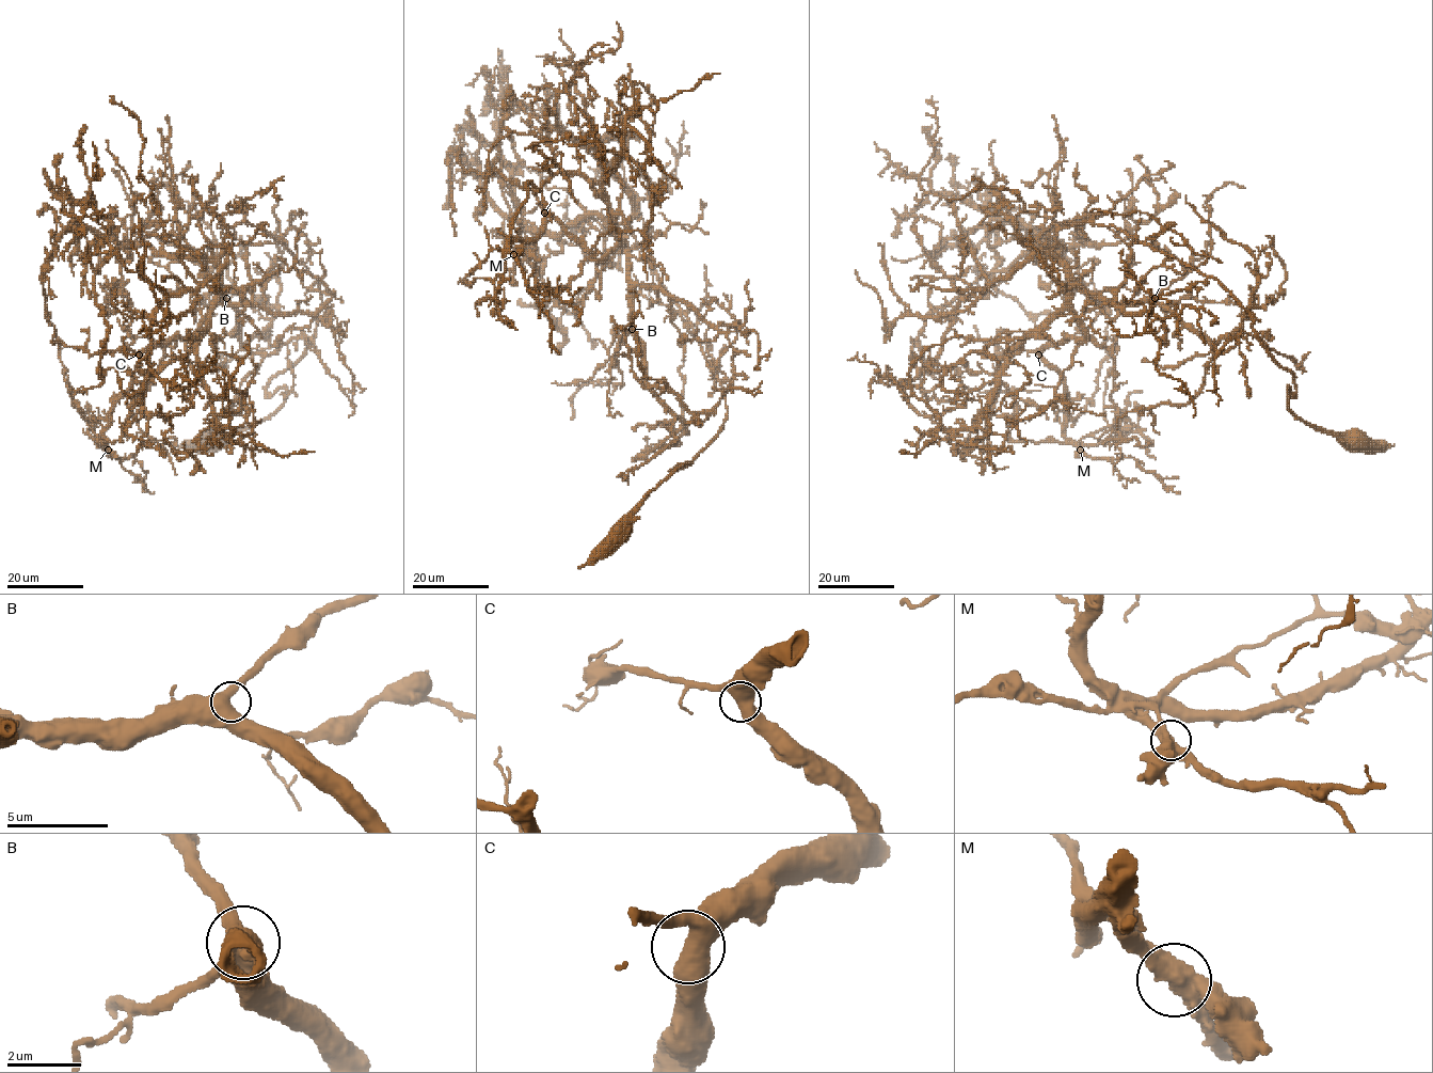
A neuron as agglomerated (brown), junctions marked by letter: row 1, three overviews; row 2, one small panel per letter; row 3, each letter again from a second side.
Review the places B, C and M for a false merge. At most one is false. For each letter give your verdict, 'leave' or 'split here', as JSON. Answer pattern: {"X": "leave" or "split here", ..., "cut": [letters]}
{"B": "leave", "C": "leave", "M": "leave", "cut": []}

